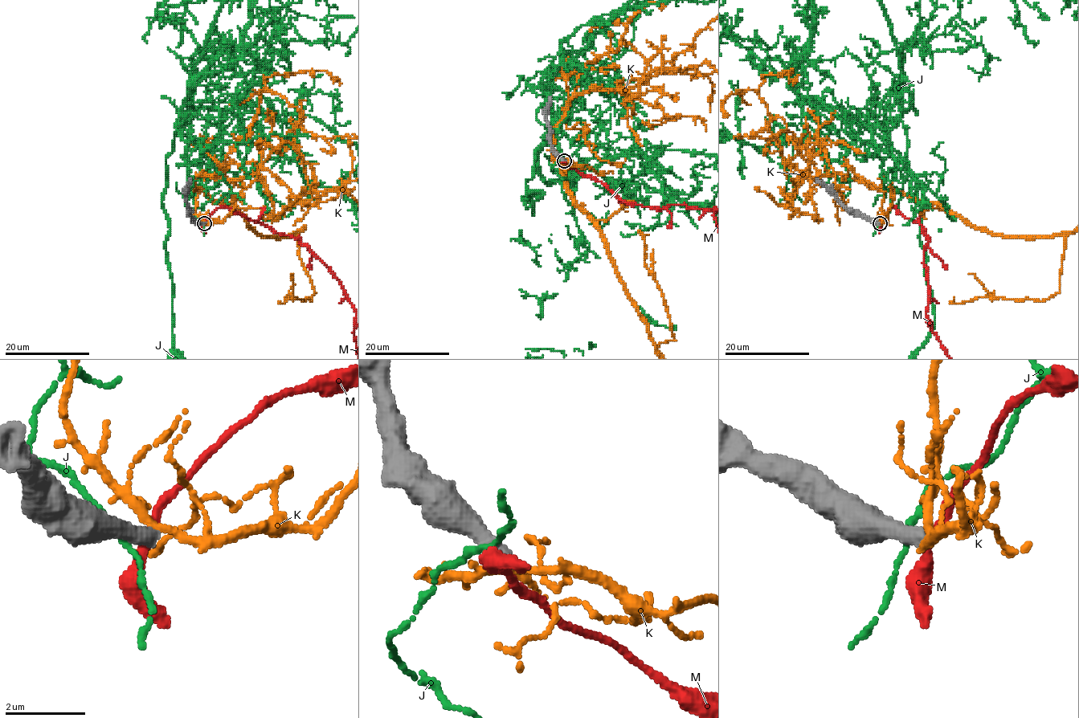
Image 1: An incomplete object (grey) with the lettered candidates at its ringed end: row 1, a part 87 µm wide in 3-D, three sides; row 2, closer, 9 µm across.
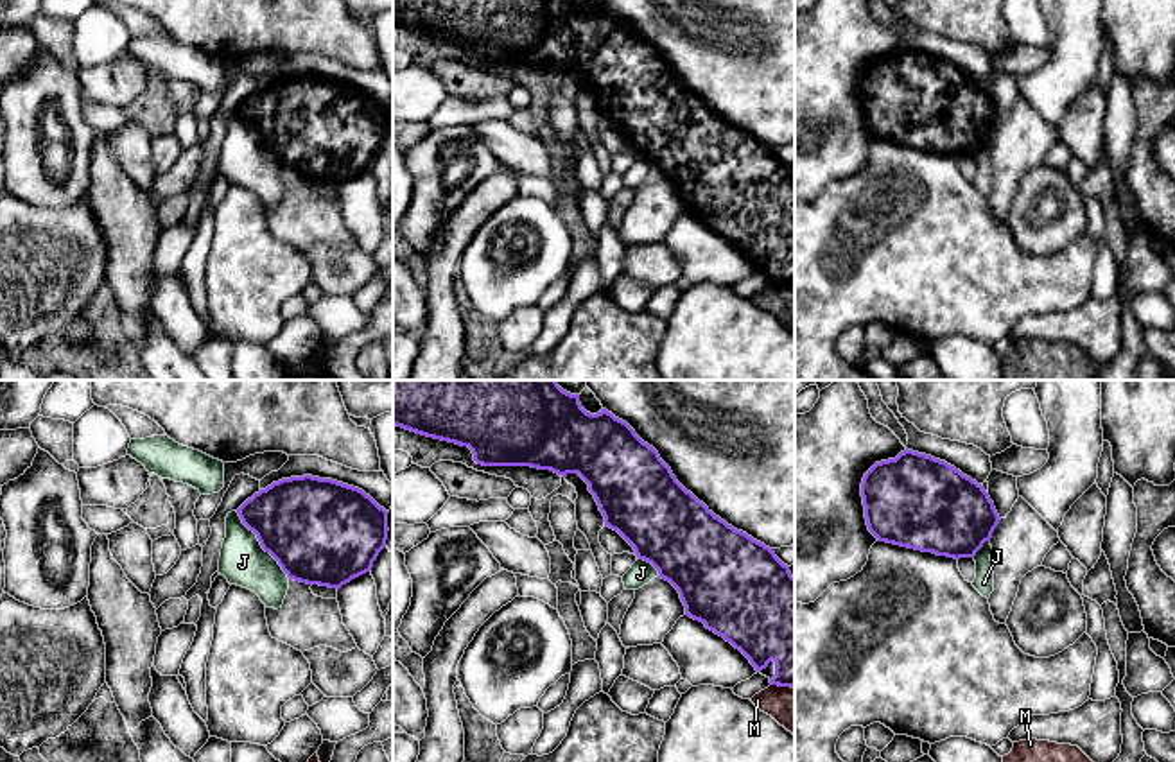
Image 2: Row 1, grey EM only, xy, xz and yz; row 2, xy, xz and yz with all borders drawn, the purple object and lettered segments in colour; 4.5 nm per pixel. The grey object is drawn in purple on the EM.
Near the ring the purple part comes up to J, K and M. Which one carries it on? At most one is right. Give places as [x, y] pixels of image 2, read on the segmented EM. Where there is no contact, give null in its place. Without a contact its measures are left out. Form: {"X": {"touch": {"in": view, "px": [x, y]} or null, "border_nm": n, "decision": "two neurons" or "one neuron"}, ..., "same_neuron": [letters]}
{"J": {"touch": {"in": "xy", "px": [261, 544]}, "border_nm": 380, "decision": "two neurons"}, "K": {"touch": null, "decision": "two neurons"}, "M": {"touch": {"in": "xz", "px": [783, 685]}, "border_nm": 110, "decision": "two neurons"}, "same_neuron": []}

